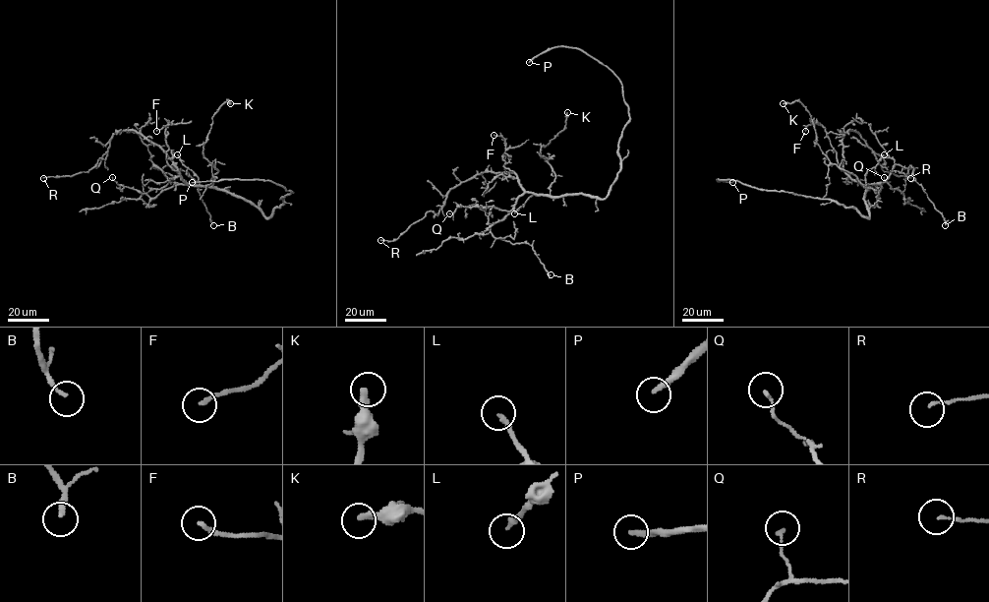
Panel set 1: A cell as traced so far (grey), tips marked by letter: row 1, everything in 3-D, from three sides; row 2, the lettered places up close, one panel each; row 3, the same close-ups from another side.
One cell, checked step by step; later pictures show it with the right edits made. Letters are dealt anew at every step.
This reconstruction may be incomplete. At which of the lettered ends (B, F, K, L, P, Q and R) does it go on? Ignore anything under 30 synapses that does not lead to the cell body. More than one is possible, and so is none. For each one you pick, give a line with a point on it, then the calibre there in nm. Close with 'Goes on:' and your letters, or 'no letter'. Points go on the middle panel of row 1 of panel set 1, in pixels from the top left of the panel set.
P: (529, 62) | 240 nm
Goes on: P

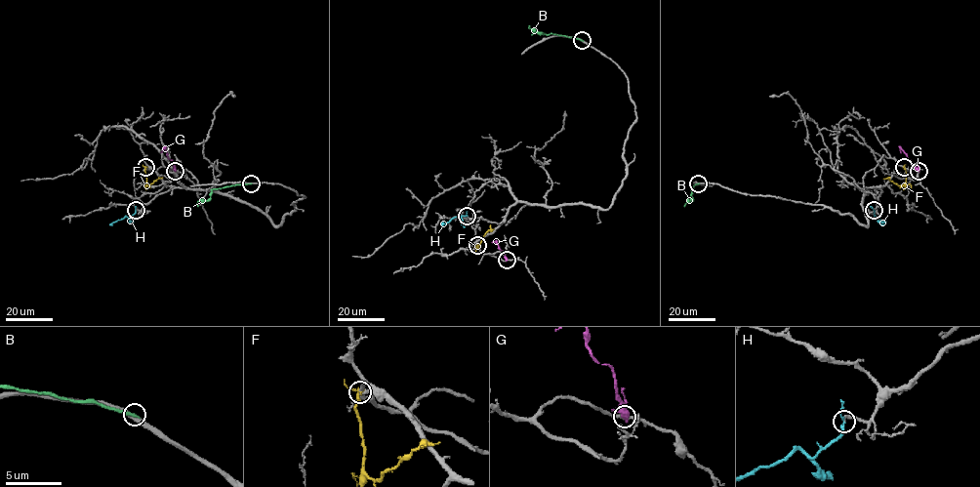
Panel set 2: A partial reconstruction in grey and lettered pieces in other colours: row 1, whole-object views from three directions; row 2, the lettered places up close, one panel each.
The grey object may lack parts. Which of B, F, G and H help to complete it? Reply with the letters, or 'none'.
H

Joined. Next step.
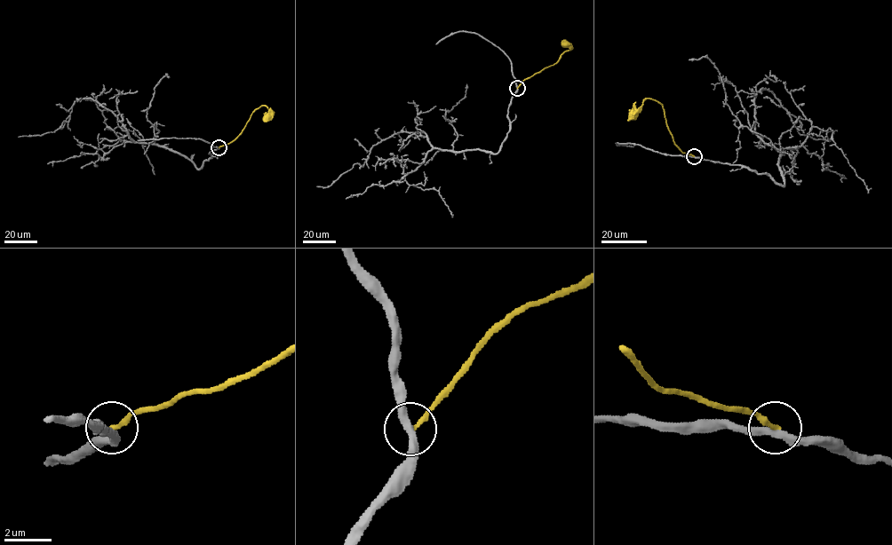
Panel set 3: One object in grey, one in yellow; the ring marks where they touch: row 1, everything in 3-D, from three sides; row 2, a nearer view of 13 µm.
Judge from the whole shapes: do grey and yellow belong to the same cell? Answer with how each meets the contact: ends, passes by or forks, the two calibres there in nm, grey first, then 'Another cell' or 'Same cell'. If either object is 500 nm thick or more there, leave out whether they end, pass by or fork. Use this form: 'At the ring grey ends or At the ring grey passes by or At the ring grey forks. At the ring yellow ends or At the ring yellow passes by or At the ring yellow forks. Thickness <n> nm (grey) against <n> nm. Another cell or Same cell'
At the ring grey passes by. At the ring yellow ends. Thickness 320 nm (grey) against 200 nm. Another cell

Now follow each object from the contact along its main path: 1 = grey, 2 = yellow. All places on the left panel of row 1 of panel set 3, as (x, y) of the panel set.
1: (219, 147), (197, 168), (178, 153), (136, 143), (112, 112), (91, 98), (75, 101), (54, 131), (18, 137)
2: (219, 147), (235, 138), (251, 114), (261, 106), (273, 113), (267, 117)

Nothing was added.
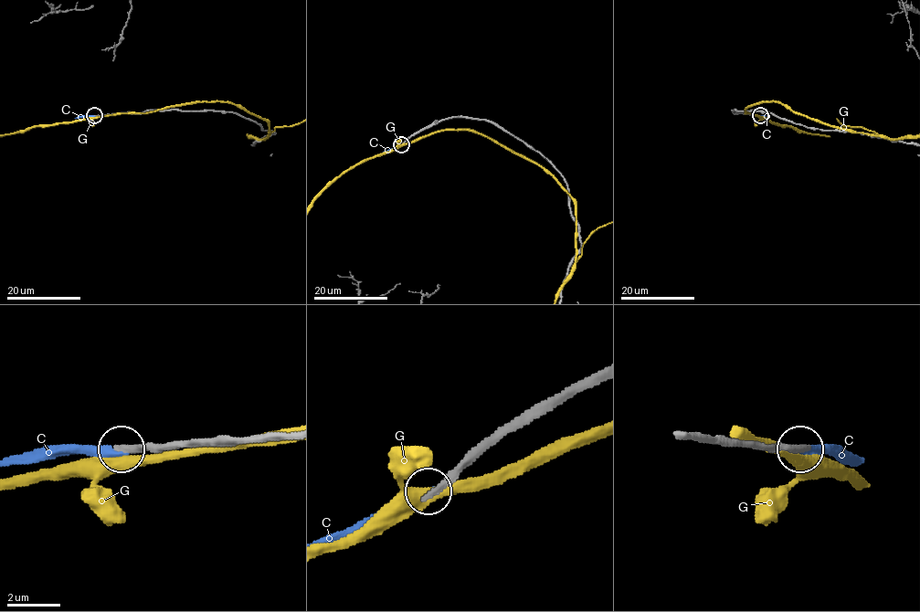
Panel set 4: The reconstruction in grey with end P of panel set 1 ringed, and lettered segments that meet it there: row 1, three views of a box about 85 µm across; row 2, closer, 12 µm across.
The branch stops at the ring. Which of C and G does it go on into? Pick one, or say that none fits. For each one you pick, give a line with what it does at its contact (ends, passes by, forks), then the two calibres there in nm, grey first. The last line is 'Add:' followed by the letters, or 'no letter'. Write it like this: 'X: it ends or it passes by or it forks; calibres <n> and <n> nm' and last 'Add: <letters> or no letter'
C: it ends; calibres 280 and 280 nm
Add: C

